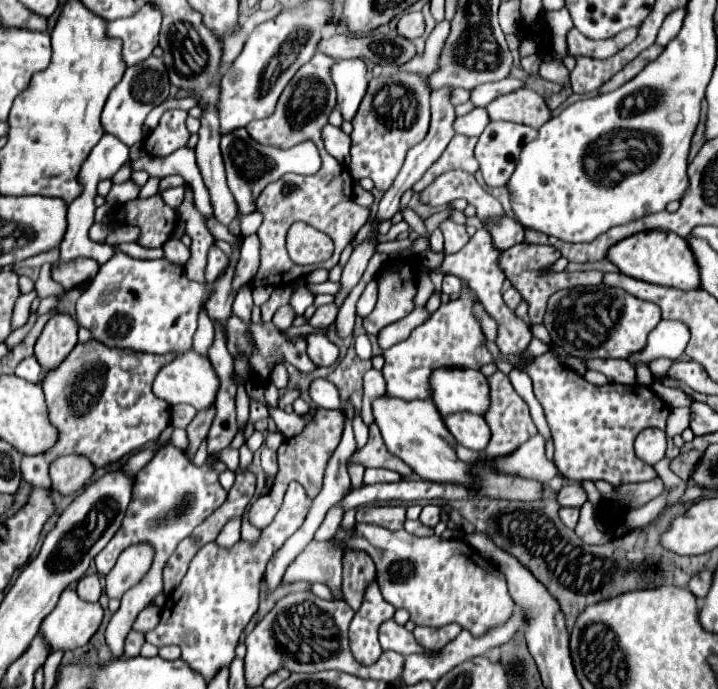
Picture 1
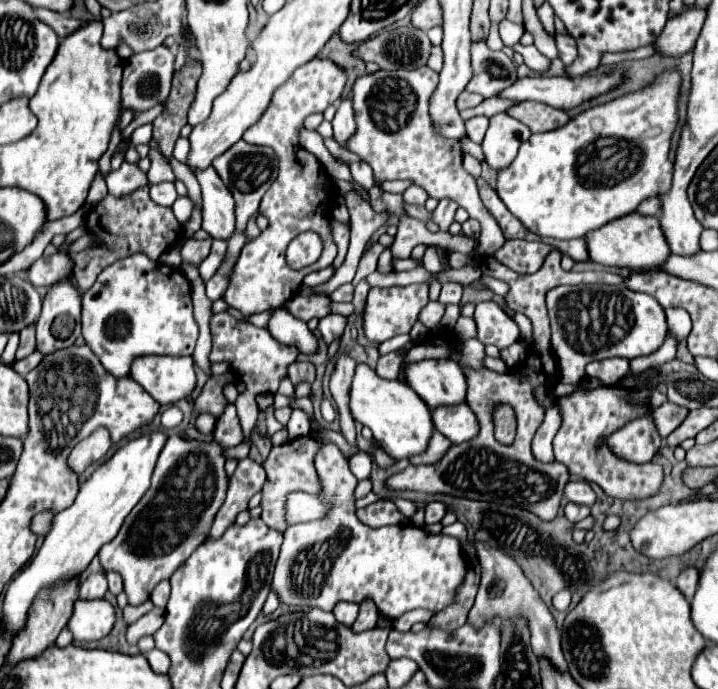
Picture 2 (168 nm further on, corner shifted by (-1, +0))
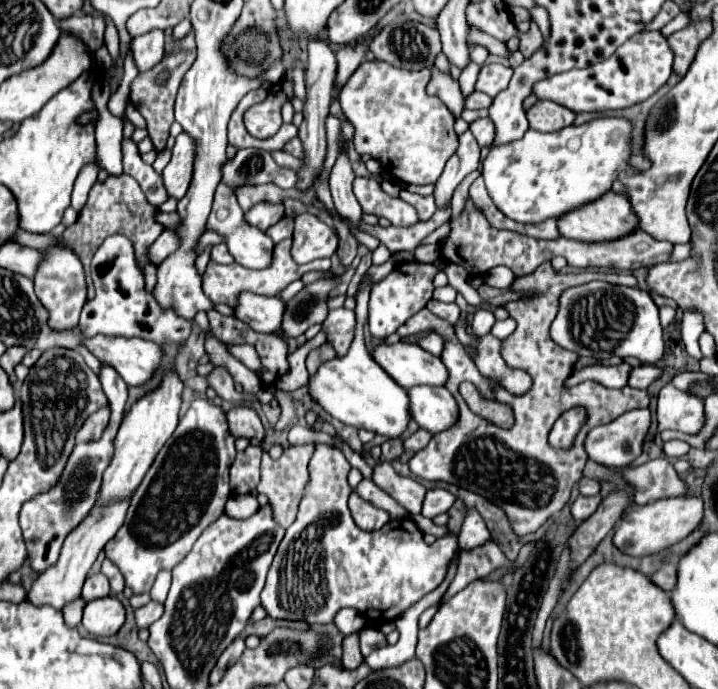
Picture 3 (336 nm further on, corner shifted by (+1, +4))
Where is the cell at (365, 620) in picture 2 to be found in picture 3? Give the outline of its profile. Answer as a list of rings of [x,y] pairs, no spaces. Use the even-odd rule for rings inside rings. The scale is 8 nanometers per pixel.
[[[360,632],[344,636],[344,640],[342,640],[342,664],[348,670],[354,670],[354,668],[358,668],[364,662],[364,658],[360,654],[360,640],[358,640],[358,636],[360,636]]]

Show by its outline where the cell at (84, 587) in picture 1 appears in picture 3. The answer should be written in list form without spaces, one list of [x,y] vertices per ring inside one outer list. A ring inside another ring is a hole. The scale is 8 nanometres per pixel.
[[[92,574],[86,578],[84,588],[82,588],[82,598],[88,600],[96,600],[96,598],[104,598],[110,594],[110,586],[108,586],[108,578],[104,574]]]

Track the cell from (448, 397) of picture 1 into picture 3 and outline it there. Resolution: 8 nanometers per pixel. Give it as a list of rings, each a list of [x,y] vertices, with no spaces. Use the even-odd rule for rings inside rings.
[[[378,344],[372,356],[406,390],[414,386],[444,386],[448,380],[442,360],[416,344]]]

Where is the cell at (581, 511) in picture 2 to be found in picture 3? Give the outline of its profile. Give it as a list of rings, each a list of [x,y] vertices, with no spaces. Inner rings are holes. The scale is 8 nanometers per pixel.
[[[578,496],[574,500],[574,504],[572,504],[572,516],[574,516],[574,520],[582,522],[582,520],[590,518],[596,512],[596,508],[600,506],[600,502],[602,502],[602,496],[592,496],[592,498]]]

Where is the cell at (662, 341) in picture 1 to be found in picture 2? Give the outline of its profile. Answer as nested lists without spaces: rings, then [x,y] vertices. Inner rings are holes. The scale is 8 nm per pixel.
[[[668,308],[666,318],[668,318],[668,330],[672,334],[676,334],[678,340],[684,340],[688,336],[690,328],[692,328],[688,312],[682,310],[682,308]]]

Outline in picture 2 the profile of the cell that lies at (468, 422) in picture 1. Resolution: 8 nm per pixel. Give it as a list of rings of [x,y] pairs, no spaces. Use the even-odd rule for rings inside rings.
[[[468,404],[454,406],[438,406],[432,410],[434,430],[444,434],[452,444],[460,444],[476,436],[476,416],[468,408]]]

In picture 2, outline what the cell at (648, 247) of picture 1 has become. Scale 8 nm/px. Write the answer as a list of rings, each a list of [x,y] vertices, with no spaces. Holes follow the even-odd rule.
[[[630,212],[626,216],[620,216],[604,224],[602,228],[588,232],[584,238],[586,238],[590,260],[598,264],[606,264],[606,266],[618,266],[628,270],[656,270],[670,254],[670,248],[664,242],[664,236],[660,232],[658,218],[644,216],[640,212]]]

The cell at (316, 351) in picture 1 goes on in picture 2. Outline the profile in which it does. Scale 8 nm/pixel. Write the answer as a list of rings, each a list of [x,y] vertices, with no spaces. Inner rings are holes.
[[[280,306],[272,312],[266,330],[270,332],[270,336],[274,340],[278,340],[282,344],[294,344],[304,354],[316,352],[318,342],[316,342],[314,334],[308,330],[306,322],[294,318],[286,306]]]

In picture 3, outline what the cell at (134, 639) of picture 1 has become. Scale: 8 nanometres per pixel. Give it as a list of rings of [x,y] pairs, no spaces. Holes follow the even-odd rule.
[[[148,602],[146,606],[136,610],[136,624],[138,628],[148,628],[152,622],[156,622],[164,612],[164,604],[160,602]]]

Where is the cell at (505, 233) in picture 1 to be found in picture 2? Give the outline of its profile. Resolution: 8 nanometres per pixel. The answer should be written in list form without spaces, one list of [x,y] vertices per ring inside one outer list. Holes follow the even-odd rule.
[[[428,66],[414,70],[378,70],[358,78],[350,94],[358,130],[348,142],[348,150],[372,166],[376,184],[384,180],[410,180],[424,188],[432,198],[440,200],[448,196],[458,202],[470,218],[476,218],[482,224],[475,249],[478,255],[487,257],[496,252],[506,238],[500,228],[496,228],[496,220],[484,212],[484,204],[480,204],[476,192],[476,180],[462,168],[460,140],[448,140],[432,126],[428,106],[436,86],[438,74]]]

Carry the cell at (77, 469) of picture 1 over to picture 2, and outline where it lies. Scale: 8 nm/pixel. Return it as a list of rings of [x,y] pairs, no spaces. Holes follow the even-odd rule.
[[[96,428],[96,432],[92,432],[88,438],[80,440],[76,444],[76,448],[72,450],[72,456],[68,460],[68,464],[72,464],[72,470],[76,474],[84,474],[84,470],[94,462],[104,458],[104,454],[110,450],[112,440],[106,428]]]

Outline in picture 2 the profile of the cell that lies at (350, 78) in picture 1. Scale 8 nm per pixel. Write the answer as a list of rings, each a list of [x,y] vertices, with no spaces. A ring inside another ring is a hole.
[[[342,100],[342,104],[338,106],[338,112],[332,120],[332,126],[334,126],[334,140],[342,148],[346,148],[348,140],[356,132],[356,122],[354,122],[354,112],[352,112],[352,102],[350,100]]]

